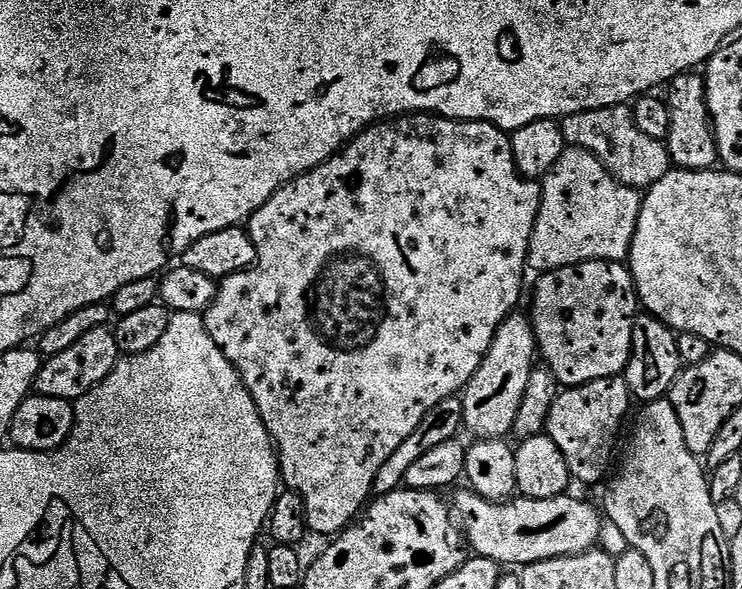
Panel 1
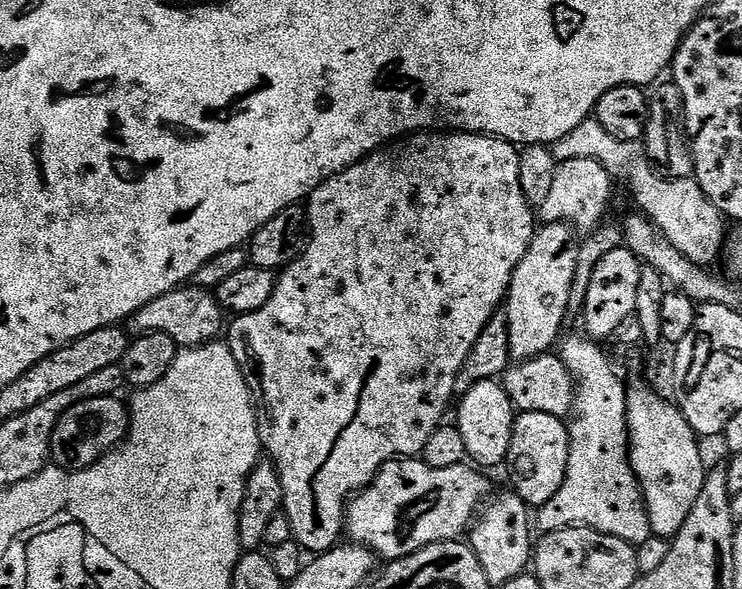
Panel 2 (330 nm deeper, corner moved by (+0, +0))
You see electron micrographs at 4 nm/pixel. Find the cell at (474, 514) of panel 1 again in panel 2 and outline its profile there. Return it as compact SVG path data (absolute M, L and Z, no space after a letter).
M420 458L390 460L380 467L371 483L349 501L345 511L346 534L354 541L382 554L386 560L404 559L431 544L441 544L443 540L463 537L463 532L465 535L469 531L482 501L489 495L488 484L483 475L485 476L483 471L467 463L446 468L431 468Z

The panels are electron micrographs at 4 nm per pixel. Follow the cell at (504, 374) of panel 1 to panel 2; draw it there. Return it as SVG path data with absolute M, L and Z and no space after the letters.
M544 224L537 231L522 262L514 270L512 285L508 288L506 297L513 361L533 360L536 356L545 355L551 349L548 347L552 343L555 345L565 331L564 319L569 319L570 316L570 290L574 286L574 274L578 270L581 245L575 235L577 233L571 224Z

